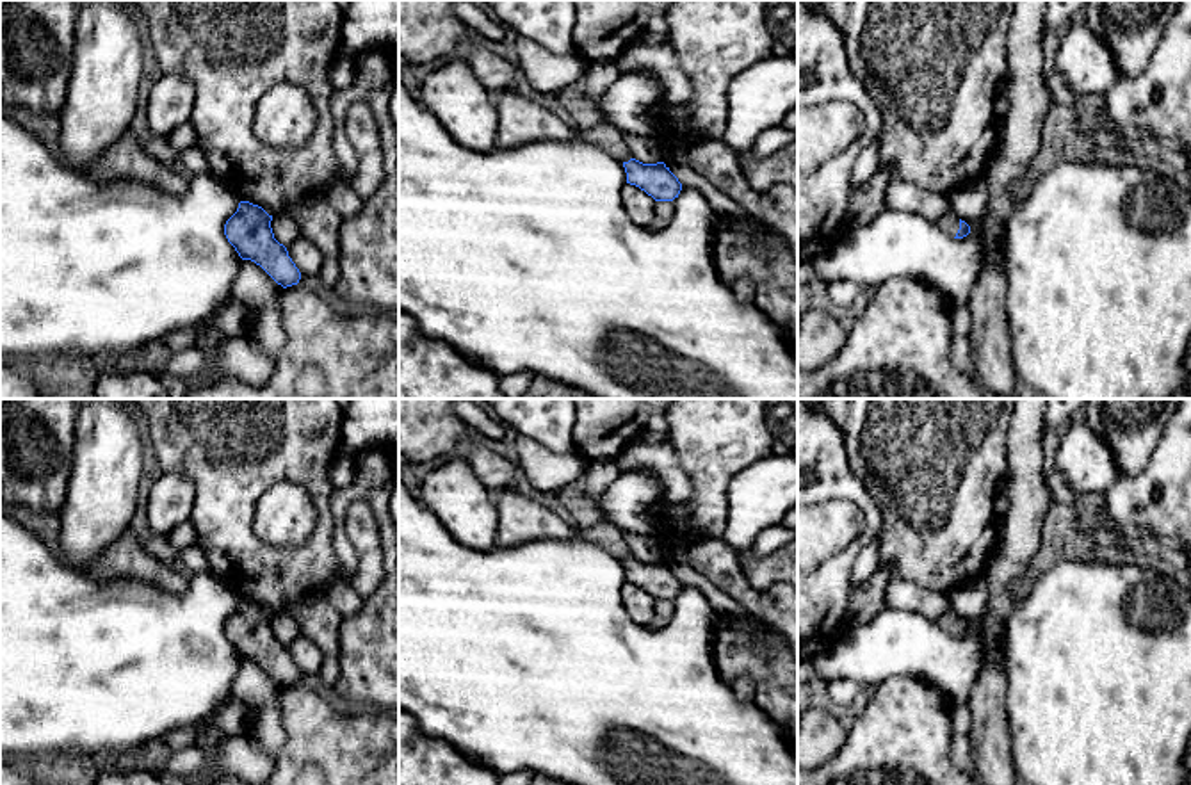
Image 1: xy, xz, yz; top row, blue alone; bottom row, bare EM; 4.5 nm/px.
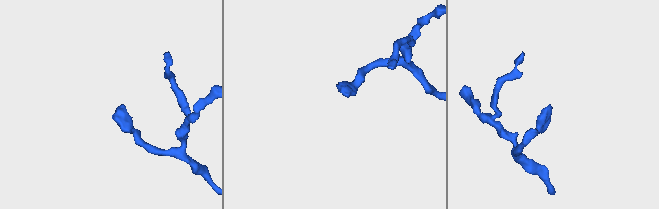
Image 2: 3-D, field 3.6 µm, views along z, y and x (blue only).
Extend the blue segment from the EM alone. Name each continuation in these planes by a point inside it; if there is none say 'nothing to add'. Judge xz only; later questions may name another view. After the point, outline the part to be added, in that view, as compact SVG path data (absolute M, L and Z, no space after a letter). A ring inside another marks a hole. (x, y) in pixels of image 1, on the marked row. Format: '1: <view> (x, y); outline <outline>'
1: xz (607, 137); outline M596 125L586 132L586 137L621 162L628 162L632 158L621 134L609 125Z

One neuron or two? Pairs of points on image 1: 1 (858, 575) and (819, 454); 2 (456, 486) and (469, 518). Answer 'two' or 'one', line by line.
1: two
2: one

